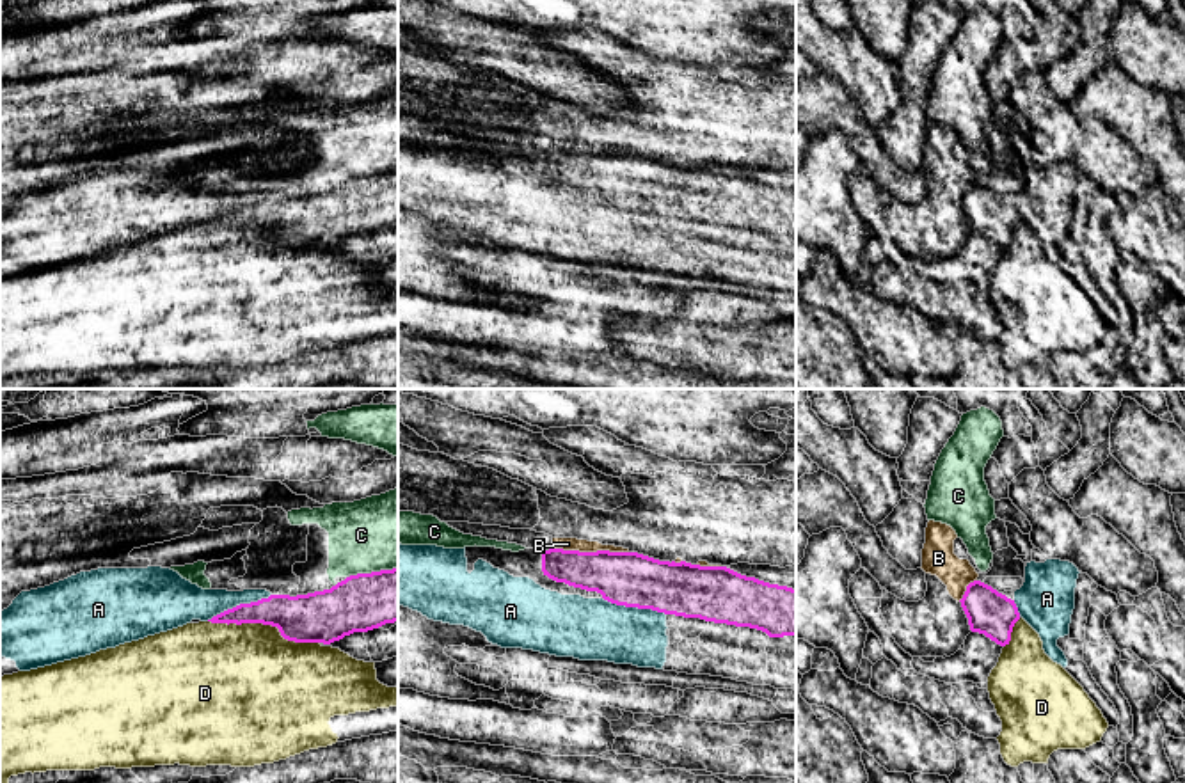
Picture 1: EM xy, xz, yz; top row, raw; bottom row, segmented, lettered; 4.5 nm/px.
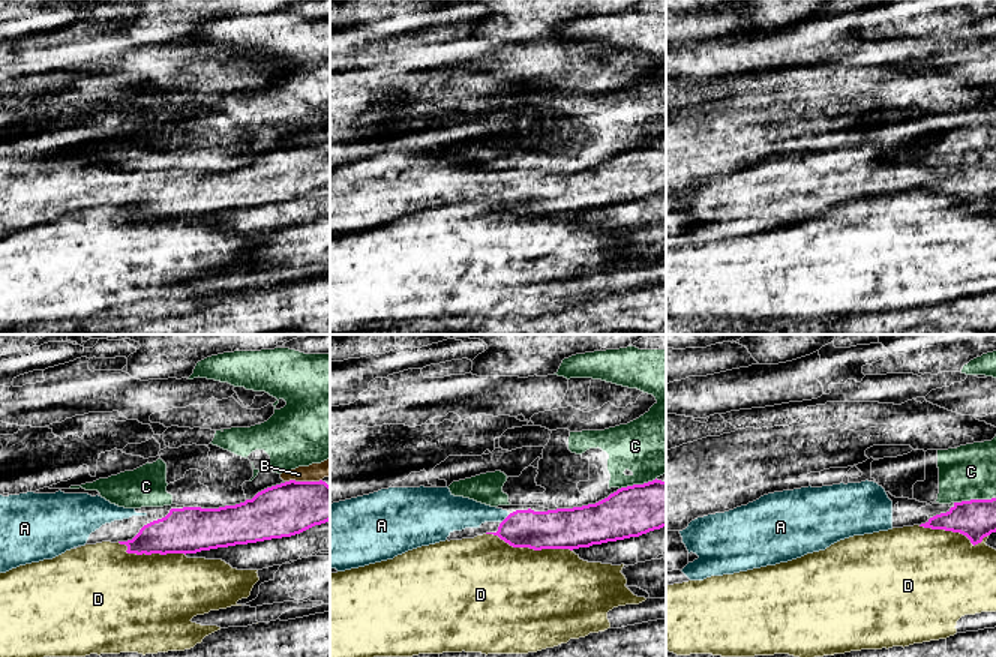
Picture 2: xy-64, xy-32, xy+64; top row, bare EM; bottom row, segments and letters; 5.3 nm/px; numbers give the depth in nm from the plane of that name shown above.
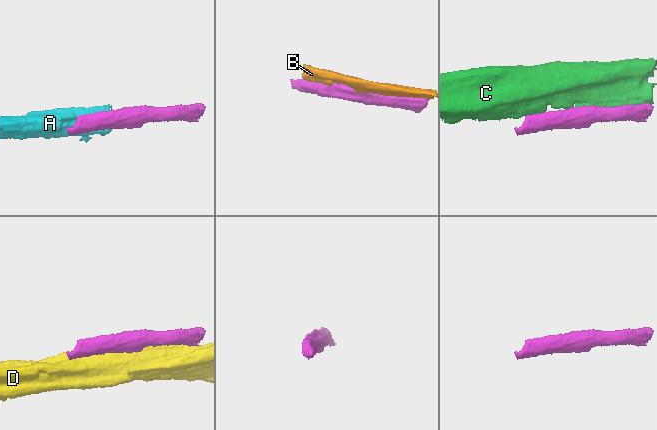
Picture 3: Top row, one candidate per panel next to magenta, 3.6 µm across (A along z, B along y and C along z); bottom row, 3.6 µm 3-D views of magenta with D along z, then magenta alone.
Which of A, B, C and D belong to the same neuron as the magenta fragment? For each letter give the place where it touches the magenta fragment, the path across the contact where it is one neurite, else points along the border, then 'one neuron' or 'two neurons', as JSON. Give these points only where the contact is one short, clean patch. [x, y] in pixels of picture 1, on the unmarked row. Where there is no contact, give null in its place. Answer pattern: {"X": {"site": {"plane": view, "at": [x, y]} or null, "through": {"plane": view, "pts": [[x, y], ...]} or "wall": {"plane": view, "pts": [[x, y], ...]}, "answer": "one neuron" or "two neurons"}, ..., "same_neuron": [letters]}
{"A": {"site": {"plane": "xy", "at": [240, 206]}, "through": {"plane": "xy", "pts": [[294, 219], [278, 212], [240, 206], [196, 206], [185, 203]]}, "answer": "one neuron"}, "B": {"site": {"plane": "xz", "at": [590, 155]}, "answer": "two neurons"}, "C": {"site": {"plane": "xy", "at": [373, 174]}, "answer": "two neurons"}, "D": {"site": {"plane": "xy", "at": [265, 226]}, "answer": "two neurons"}, "same_neuron": ["A"]}

